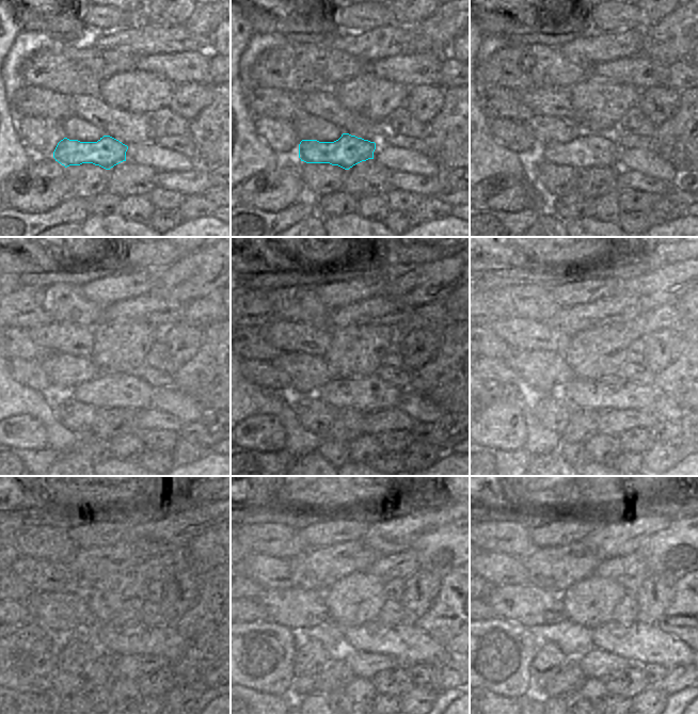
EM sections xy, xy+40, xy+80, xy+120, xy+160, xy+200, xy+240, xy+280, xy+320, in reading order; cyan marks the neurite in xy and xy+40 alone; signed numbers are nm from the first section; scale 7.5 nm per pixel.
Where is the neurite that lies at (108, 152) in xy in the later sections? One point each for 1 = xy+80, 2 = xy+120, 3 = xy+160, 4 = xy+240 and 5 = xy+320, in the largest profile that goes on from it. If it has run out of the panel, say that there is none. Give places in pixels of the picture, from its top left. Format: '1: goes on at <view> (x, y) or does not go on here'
1: goes on at xy+80 (588, 149)
2: goes on at xy+120 (109, 390)
3: goes on at xy+160 (367, 394)
4: goes on at xy+240 (135, 636)
5: goes on at xy+320 (640, 644)

